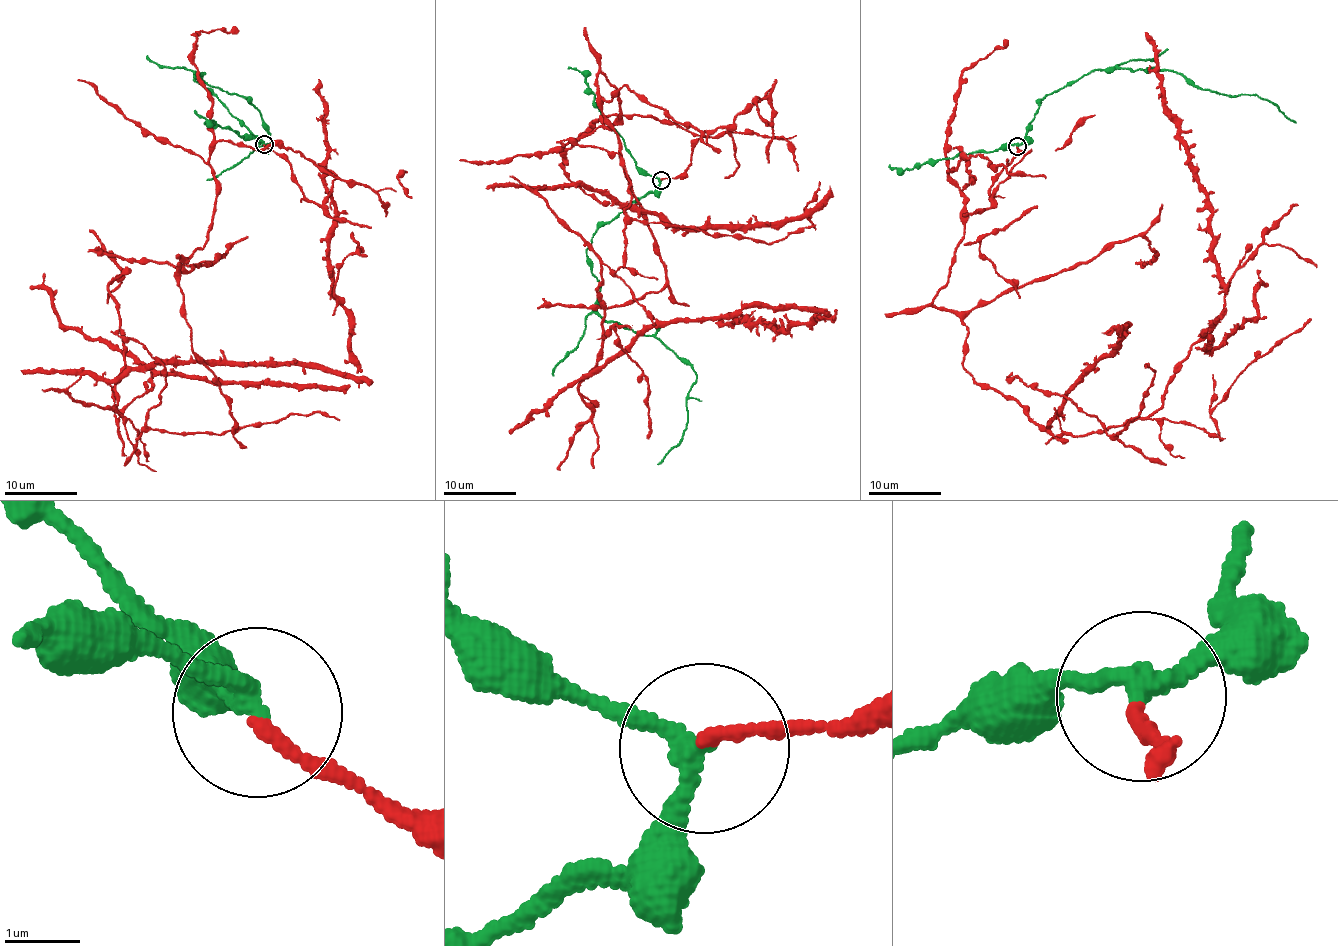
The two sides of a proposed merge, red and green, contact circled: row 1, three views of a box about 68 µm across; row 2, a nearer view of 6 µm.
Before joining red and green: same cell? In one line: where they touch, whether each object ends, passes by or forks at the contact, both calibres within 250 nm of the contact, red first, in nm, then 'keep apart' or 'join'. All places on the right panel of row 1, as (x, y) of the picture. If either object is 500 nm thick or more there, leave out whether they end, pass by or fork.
place (1017, 146); red ends; green passes by; calibres 170 and 240 nm; keep apart

